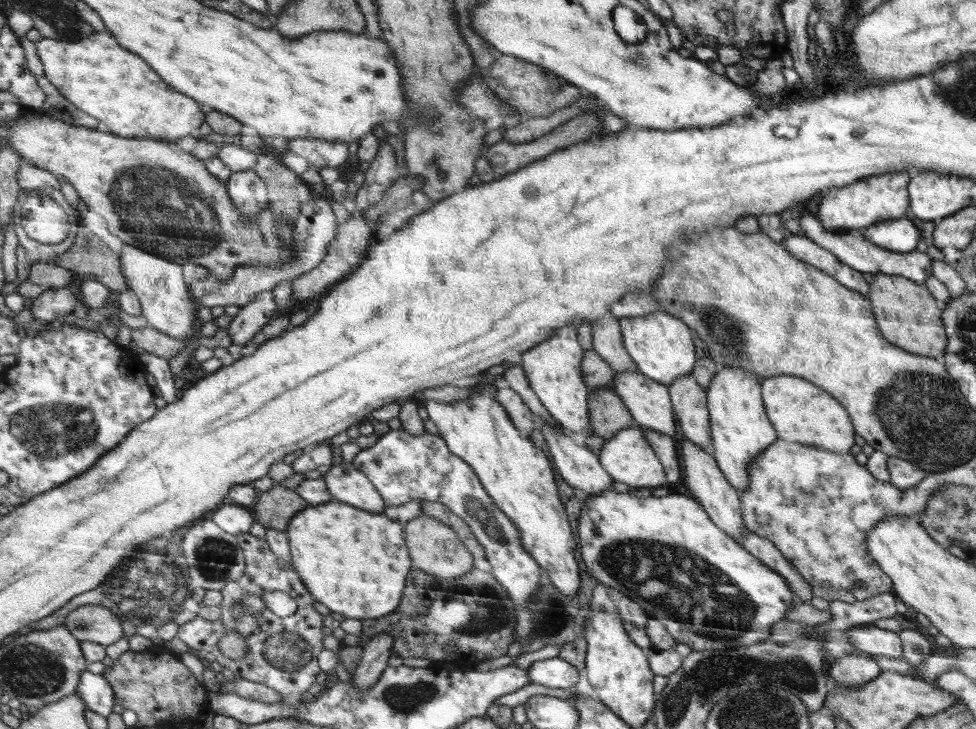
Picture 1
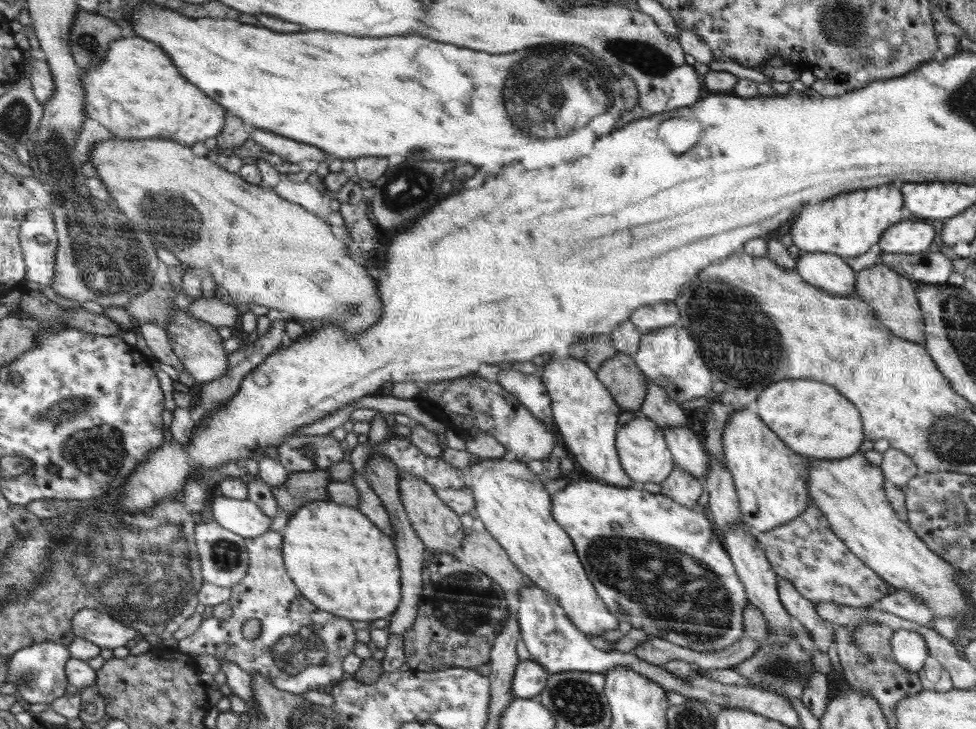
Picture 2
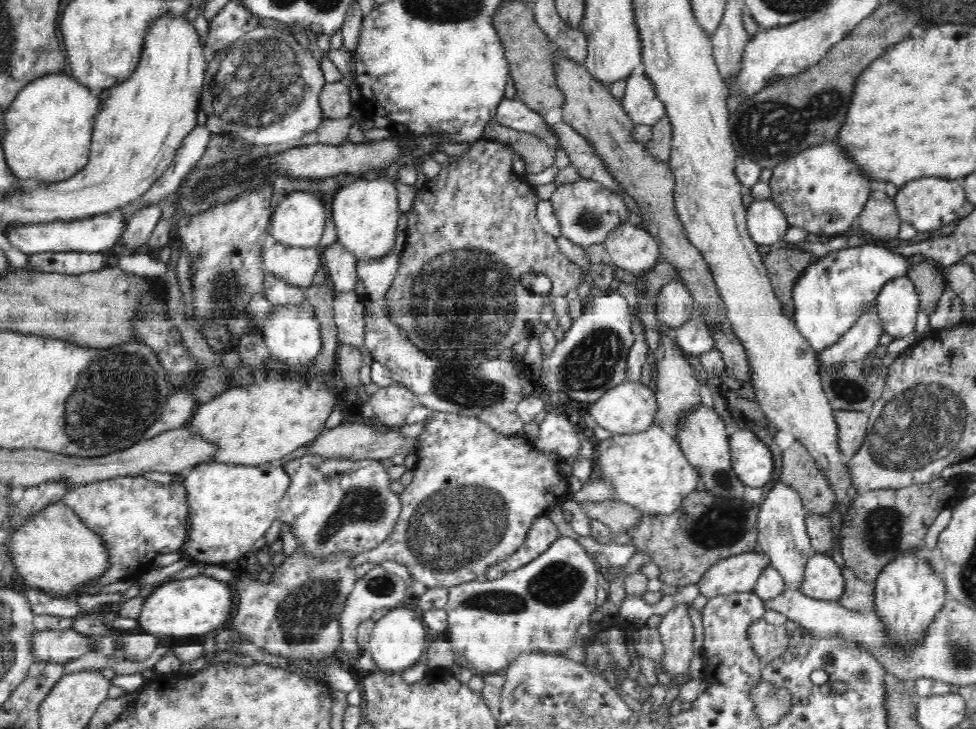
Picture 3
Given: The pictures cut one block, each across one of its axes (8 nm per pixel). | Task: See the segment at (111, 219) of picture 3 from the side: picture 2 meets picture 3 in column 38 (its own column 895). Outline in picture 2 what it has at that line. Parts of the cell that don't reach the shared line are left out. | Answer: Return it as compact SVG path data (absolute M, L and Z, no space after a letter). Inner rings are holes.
M902 220L901 223L893 224L878 243L884 253L914 254L926 251L932 244L936 232L932 224L928 222L910 222Z

